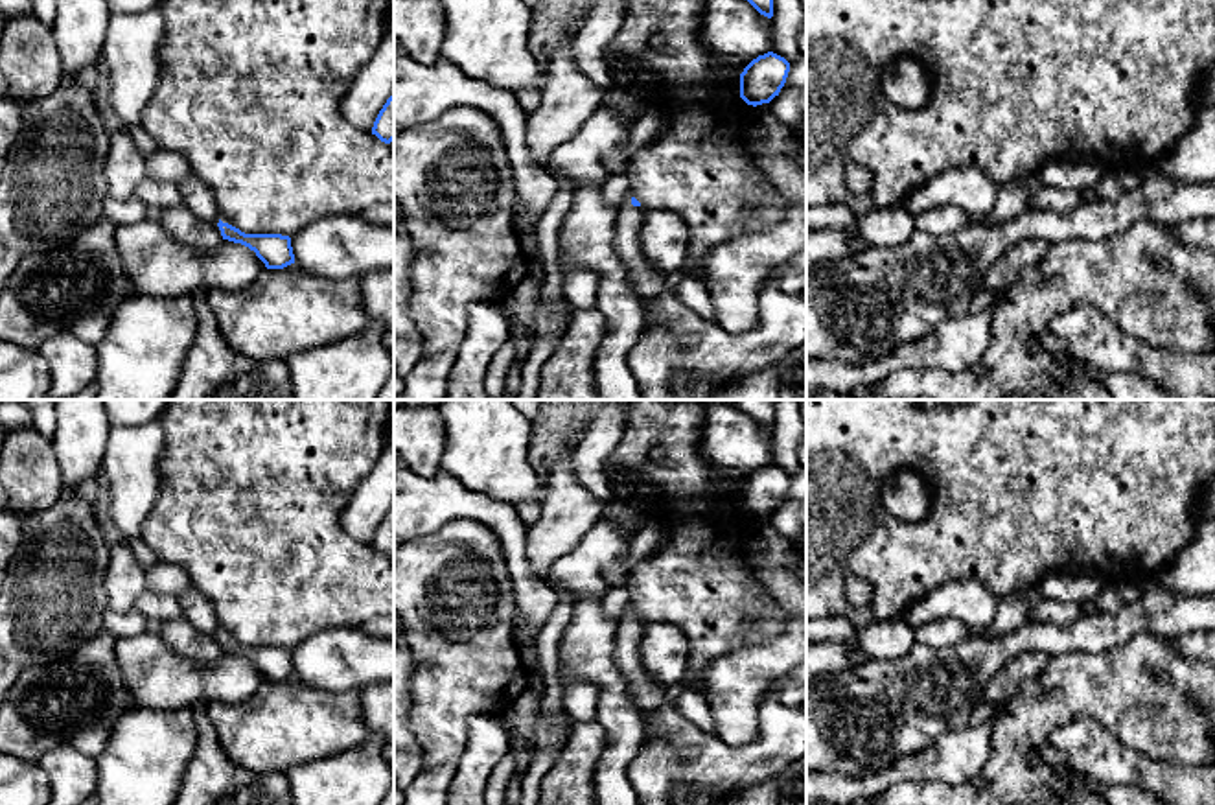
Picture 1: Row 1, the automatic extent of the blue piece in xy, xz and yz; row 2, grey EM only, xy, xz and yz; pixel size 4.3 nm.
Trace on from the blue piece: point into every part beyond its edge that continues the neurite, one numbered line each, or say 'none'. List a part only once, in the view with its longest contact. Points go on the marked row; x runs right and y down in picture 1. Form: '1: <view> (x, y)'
1: xz (647, 280)

